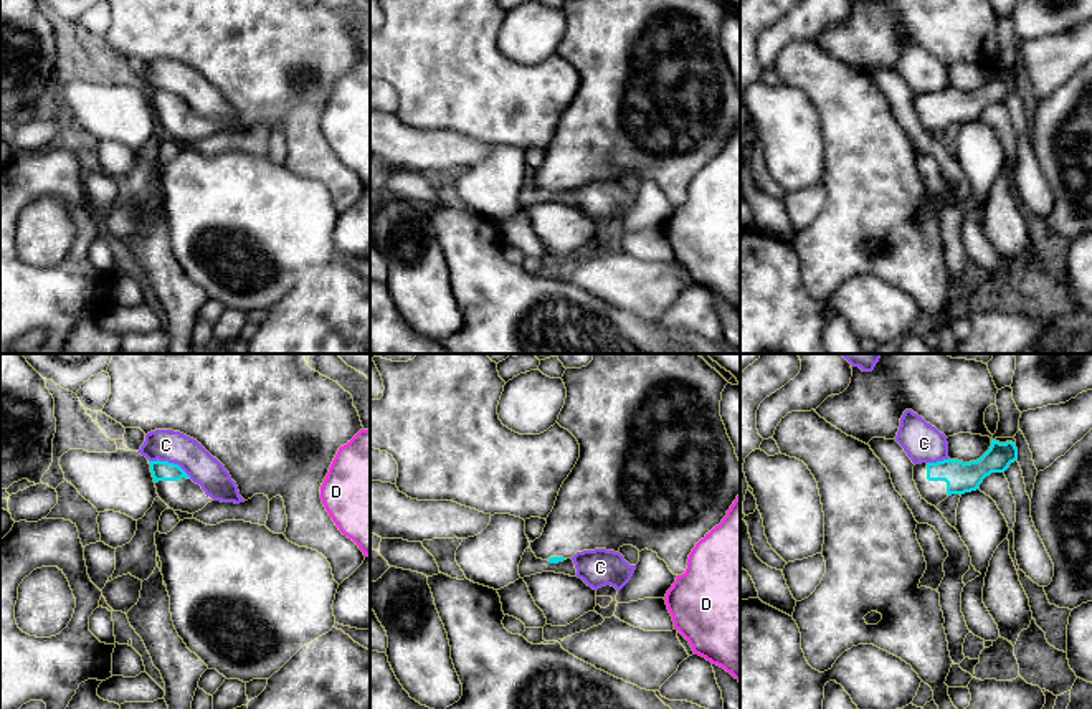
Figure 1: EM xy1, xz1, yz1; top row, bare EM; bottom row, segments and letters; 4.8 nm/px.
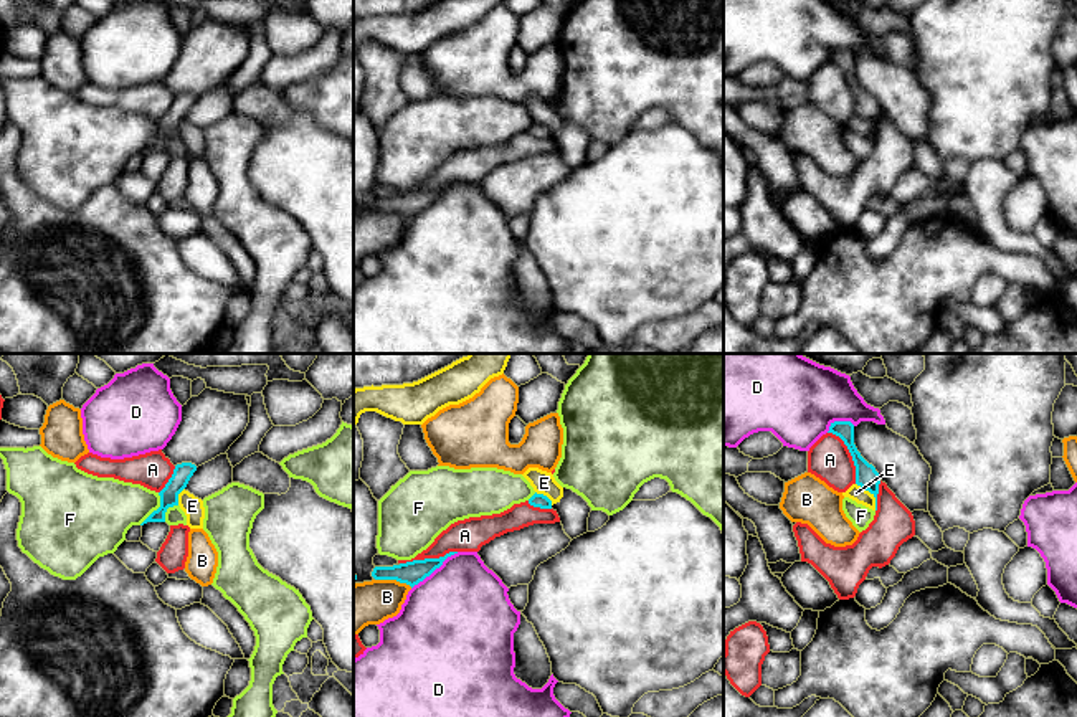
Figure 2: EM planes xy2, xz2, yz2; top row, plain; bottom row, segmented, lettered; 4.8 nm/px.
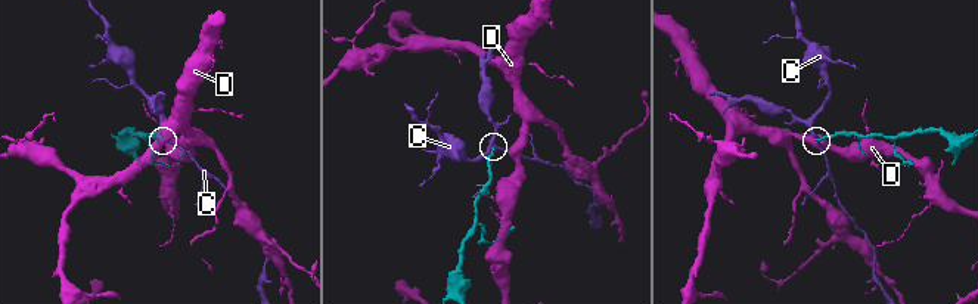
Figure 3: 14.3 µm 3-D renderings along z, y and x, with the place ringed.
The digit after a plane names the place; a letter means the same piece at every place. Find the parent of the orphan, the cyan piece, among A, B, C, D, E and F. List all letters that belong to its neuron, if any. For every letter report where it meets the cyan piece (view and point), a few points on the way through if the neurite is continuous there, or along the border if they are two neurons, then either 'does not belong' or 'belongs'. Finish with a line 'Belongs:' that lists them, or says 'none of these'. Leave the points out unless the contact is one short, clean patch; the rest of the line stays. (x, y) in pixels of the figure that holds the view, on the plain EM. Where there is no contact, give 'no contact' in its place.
A: contact yz2 (851, 85); does not belong
B: contact xz2 (393, 208); does not belong
C: contact xy1 (170, 93); border xy1 (149, 90), (172, 91), (190, 108); does not belong
D: contact xz2 (435, 199); does not belong
E: contact yz2 (871, 123); border yz2 (856, 113), (874, 128), (876, 139); does not belong
F: contact xy2 (157, 139); does not belong
Belongs: none of these

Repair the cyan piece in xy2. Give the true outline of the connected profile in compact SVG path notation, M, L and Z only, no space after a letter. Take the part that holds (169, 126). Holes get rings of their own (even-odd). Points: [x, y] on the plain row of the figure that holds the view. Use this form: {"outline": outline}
{"outline": "M192 93L177 94L172 107L165 114L165 117L159 122L160 137L154 140L140 155L147 152L165 152L167 139L178 135L178 124L187 117L195 101L197 96Z"}

